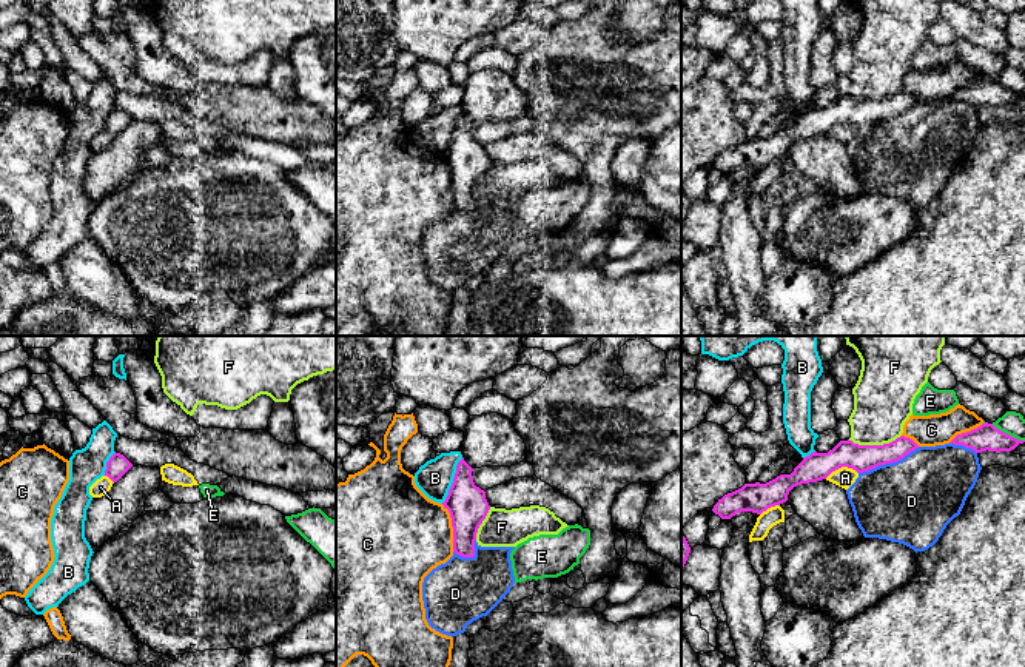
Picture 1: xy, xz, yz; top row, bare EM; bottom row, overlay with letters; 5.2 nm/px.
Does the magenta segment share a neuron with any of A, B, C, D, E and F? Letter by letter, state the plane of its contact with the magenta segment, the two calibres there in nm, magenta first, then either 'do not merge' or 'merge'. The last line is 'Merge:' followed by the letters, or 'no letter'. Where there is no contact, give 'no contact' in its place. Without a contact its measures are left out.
A: contact in yz; calibres 140 and 100 nm; do not merge
B: contact in xz; calibres 200 and 190 nm; do not merge
C: contact in xz; calibres 200 and 460 nm; do not merge
D: contact in yz; calibres 140 and 440 nm; do not merge
E: contact in yz; calibres 140 and 120 nm; do not merge
F: contact in yz; calibres 140 and 300 nm; do not merge
Merge: no letter

